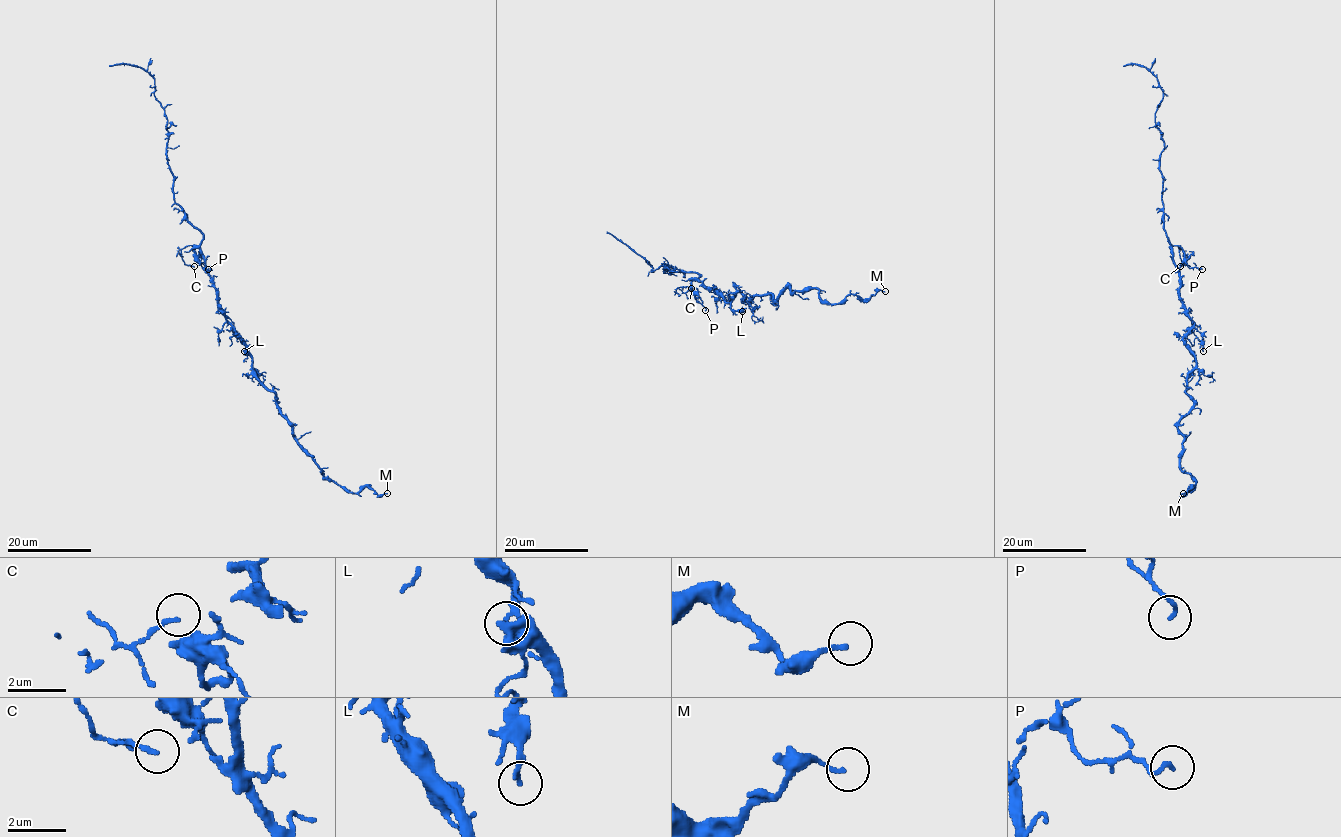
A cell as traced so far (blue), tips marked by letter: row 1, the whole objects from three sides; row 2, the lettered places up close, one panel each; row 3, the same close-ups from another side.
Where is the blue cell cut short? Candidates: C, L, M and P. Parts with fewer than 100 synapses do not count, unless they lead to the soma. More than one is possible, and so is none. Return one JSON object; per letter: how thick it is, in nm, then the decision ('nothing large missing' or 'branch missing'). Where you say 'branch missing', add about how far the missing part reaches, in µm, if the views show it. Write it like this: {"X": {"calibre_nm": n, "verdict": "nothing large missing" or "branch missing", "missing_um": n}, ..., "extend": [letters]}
{"C": {"calibre_nm": 90, "verdict": "nothing large missing"}, "L": {"calibre_nm": 180, "verdict": "nothing large missing"}, "M": {"calibre_nm": 130, "verdict": "nothing large missing"}, "P": {"calibre_nm": 130, "verdict": "nothing large missing"}, "extend": []}

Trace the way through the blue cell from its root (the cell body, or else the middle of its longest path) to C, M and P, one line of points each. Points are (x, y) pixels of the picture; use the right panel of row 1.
C: (1182, 301), (1173, 245), (1178, 245), (1184, 264), (1180, 266)
M: (1182, 301), (1195, 360), (1193, 407), (1178, 426), (1180, 467), (1195, 485), (1183, 493)
P: (1182, 301), (1172, 246), (1182, 249), (1184, 261), (1189, 268), (1202, 269)

